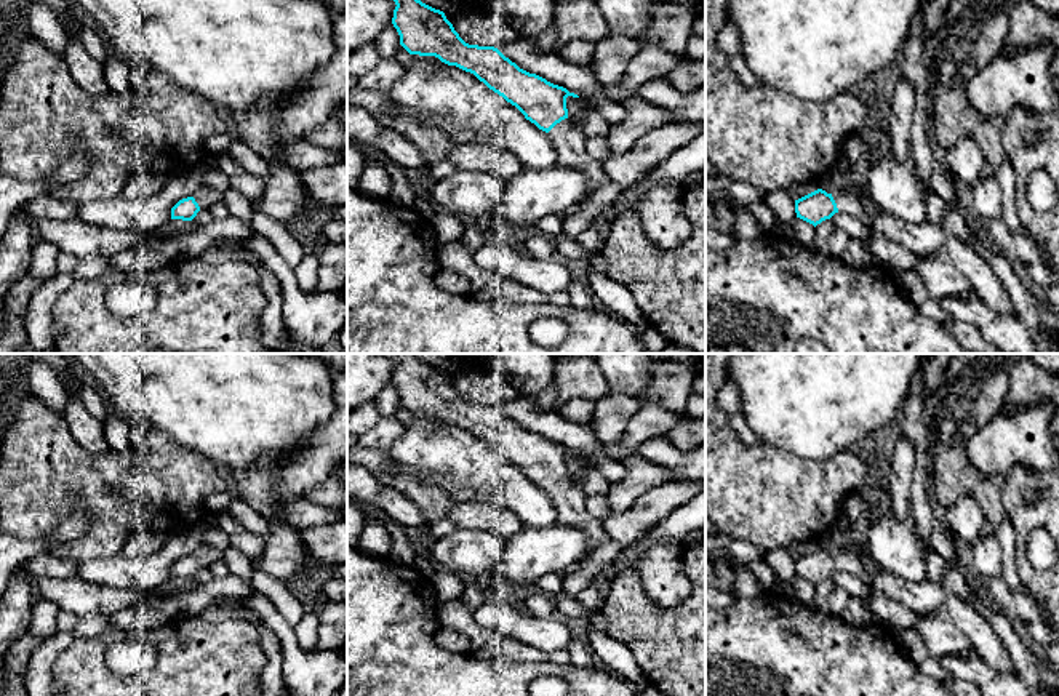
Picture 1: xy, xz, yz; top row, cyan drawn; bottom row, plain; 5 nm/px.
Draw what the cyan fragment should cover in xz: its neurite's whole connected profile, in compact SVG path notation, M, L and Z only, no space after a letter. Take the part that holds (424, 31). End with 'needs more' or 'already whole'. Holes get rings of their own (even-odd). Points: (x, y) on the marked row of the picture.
M394 0L395 10L392 24L397 29L400 35L400 45L410 53L410 54L419 54L419 56L435 56L442 62L448 66L456 66L466 72L474 74L480 82L483 82L490 90L502 96L507 102L515 106L526 120L534 123L539 130L545 131L549 134L549 139L555 149L557 154L557 165L569 166L579 170L582 174L589 179L589 194L581 202L587 202L589 197L606 181L606 176L603 173L603 166L600 160L595 160L587 150L585 150L585 134L582 126L574 125L568 118L568 109L566 109L566 98L579 98L574 93L569 93L566 88L553 85L547 82L545 78L530 74L523 69L520 69L515 62L512 62L509 58L506 58L498 48L494 46L478 46L478 45L469 45L466 43L459 34L454 30L453 24L446 19L445 13L440 10L435 10L421 0Z | needs more

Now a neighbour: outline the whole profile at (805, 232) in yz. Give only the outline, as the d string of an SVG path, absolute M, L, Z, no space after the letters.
M800 218L792 222L798 243L803 246L814 246L816 227Z

